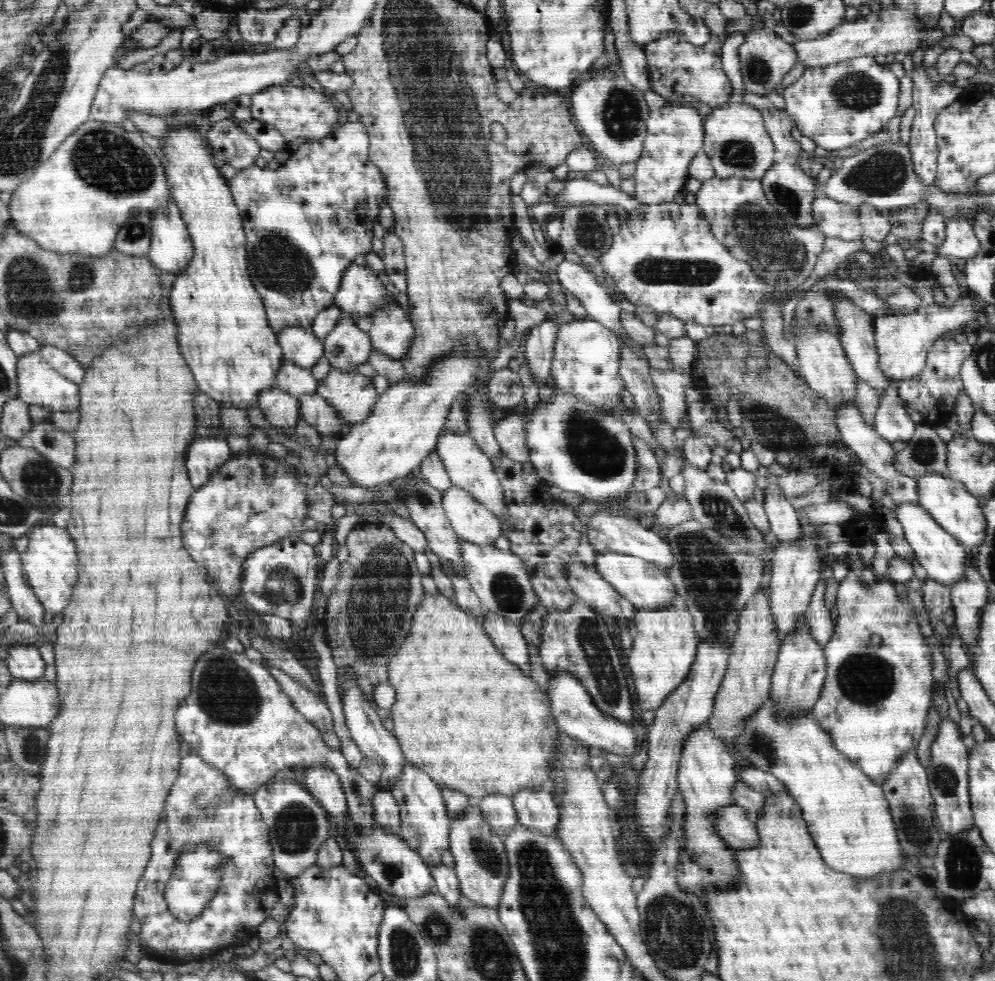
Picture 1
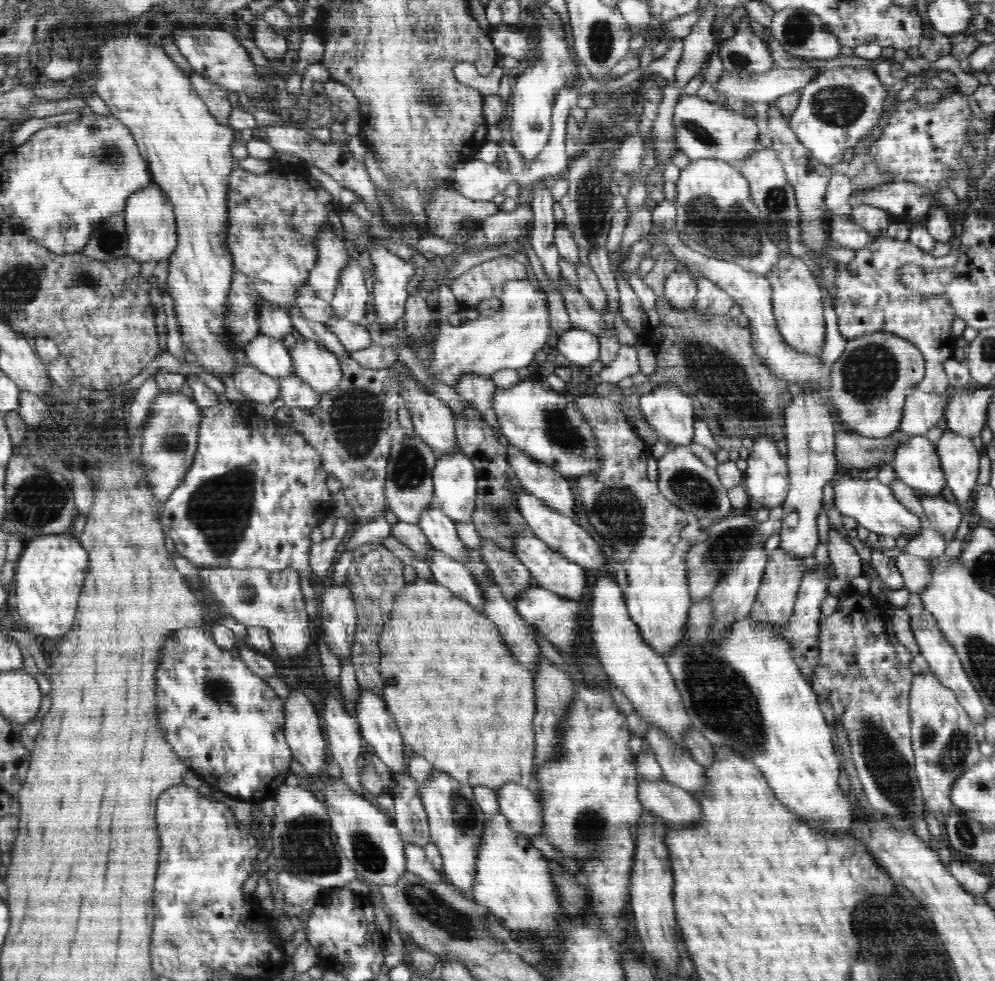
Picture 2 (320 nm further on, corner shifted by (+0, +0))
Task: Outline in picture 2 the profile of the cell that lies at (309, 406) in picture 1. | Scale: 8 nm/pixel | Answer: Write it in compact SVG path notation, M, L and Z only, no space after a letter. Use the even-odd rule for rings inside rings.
M296 374L284 378L278 378L280 385L280 398L285 405L292 408L309 409L319 403L320 393L304 382Z

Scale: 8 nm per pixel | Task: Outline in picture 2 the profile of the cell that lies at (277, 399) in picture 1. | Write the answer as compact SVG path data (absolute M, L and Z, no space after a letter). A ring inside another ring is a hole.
M242 365L232 374L235 388L254 405L270 405L279 395L279 379L264 374L252 365Z

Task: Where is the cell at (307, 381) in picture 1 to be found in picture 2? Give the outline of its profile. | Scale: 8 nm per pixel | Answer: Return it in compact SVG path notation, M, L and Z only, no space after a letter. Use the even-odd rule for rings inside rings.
M258 333L244 348L248 365L268 376L284 378L295 374L289 349L282 340Z

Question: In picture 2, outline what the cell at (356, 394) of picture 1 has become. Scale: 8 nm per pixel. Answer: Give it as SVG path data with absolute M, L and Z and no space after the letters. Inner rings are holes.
M300 339L289 351L295 374L314 391L320 394L331 391L342 380L339 358L318 342Z

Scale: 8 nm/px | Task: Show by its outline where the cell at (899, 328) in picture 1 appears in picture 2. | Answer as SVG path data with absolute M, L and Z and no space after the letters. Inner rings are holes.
M884 331L864 334L858 338L848 339L841 357L830 365L826 397L832 400L837 415L850 431L867 438L885 438L900 427L906 397L924 375L924 357L908 339Z

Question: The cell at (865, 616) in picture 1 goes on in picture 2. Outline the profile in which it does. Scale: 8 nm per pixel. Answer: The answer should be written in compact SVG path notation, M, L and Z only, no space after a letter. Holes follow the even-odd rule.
M832 526L829 528L827 547L836 578L850 582L863 576L863 560L854 546Z

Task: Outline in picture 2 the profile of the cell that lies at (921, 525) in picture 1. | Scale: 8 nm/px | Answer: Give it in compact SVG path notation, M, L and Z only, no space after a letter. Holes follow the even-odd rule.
M848 475L832 483L834 488L834 507L842 517L850 517L859 522L862 528L877 535L888 535L897 538L904 536L913 539L920 534L921 521L912 515L895 497L890 487L877 479L862 480Z

